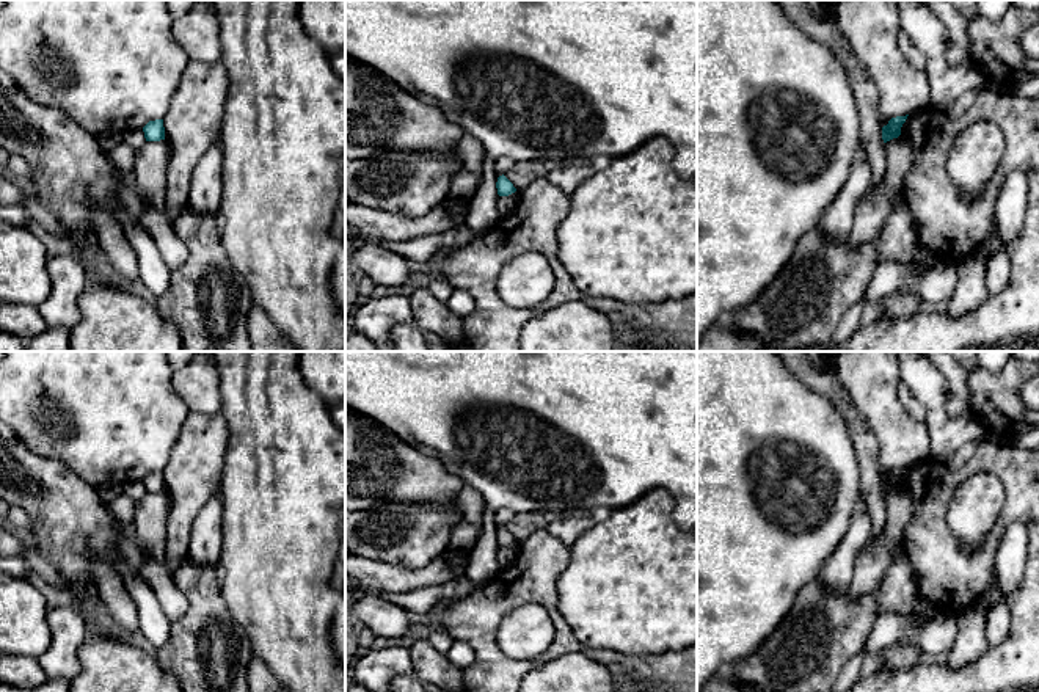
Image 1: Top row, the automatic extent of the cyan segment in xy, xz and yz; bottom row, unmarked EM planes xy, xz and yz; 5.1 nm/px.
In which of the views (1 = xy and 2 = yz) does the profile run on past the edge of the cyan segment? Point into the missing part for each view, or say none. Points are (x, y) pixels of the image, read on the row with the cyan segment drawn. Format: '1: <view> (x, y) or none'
1: none
2: none

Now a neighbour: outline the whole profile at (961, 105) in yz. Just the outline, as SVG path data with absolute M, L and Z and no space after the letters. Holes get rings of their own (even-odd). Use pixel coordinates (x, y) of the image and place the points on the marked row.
M976 86L967 89L962 96L959 96L948 108L948 113L953 116L965 115L970 107L975 104L978 97Z

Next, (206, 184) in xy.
M220 137L215 144L196 163L191 180L188 204L195 212L220 215L223 188L223 151Z

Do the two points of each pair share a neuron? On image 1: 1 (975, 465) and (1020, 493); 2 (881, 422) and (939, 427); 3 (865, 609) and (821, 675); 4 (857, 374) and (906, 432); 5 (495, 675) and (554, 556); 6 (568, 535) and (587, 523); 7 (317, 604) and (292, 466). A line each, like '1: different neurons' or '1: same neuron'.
1: same neuron
2: different neurons
3: same neuron
4: same neuron
5: same neuron
6: same neuron
7: same neuron

